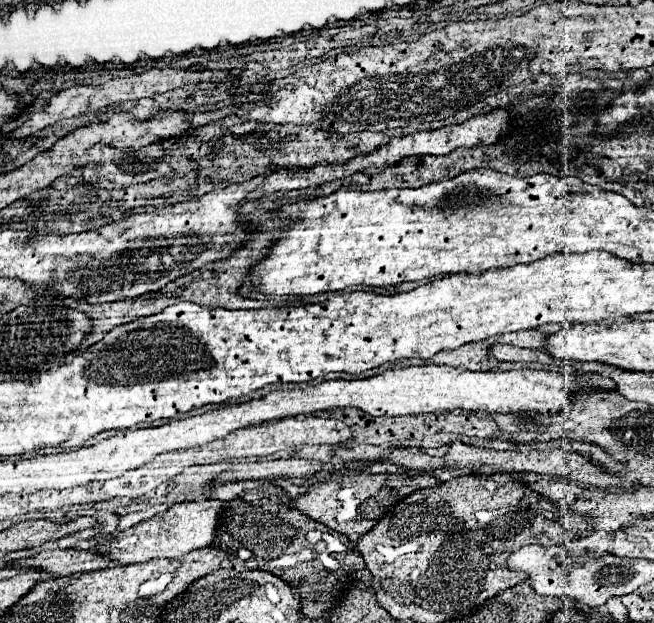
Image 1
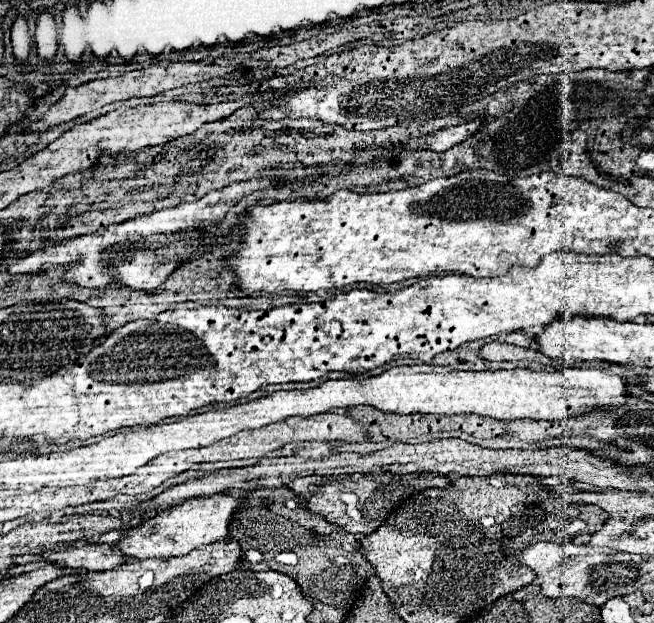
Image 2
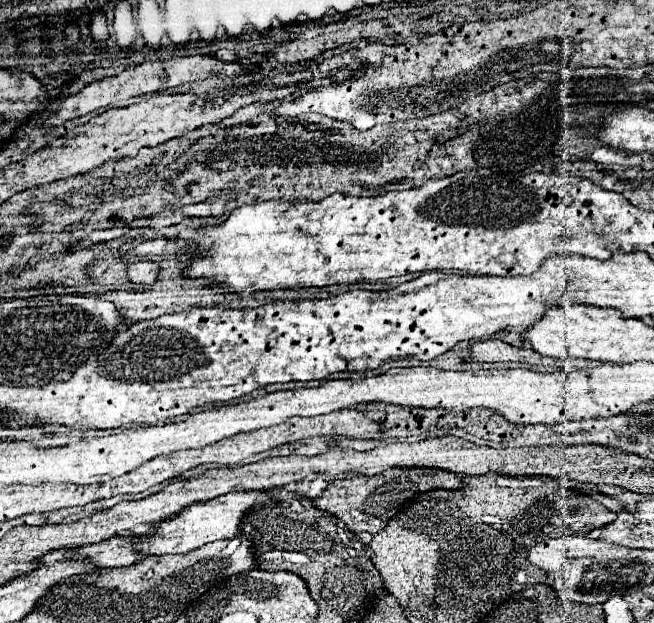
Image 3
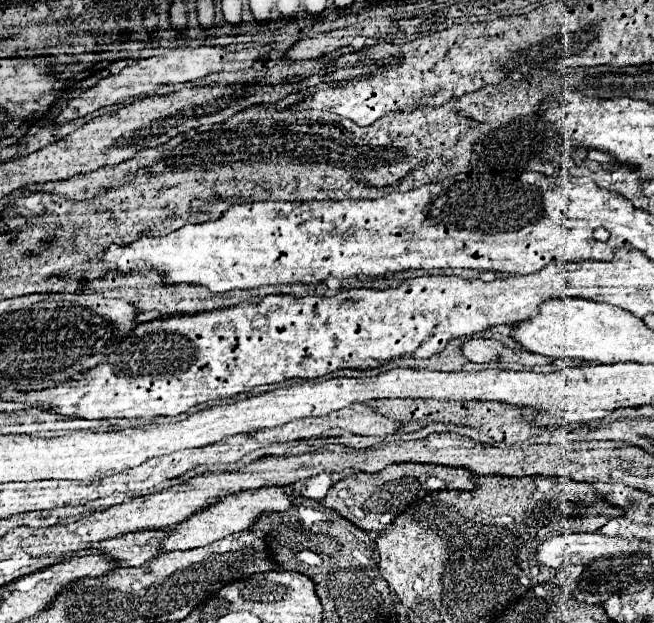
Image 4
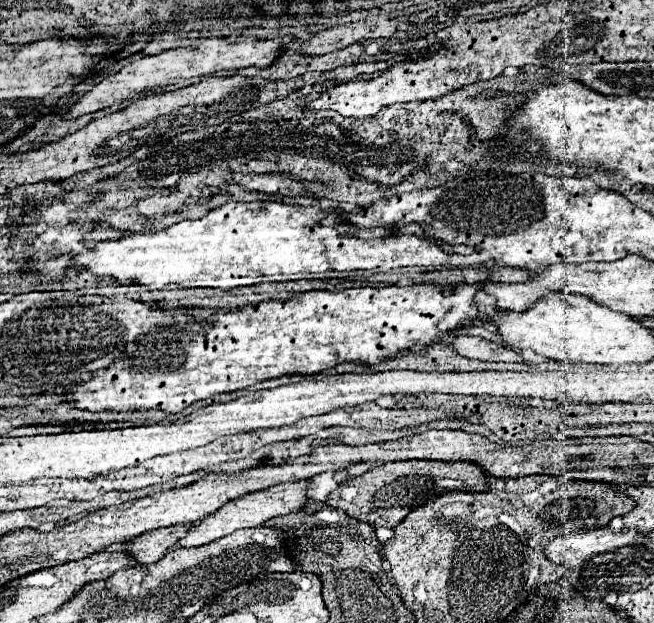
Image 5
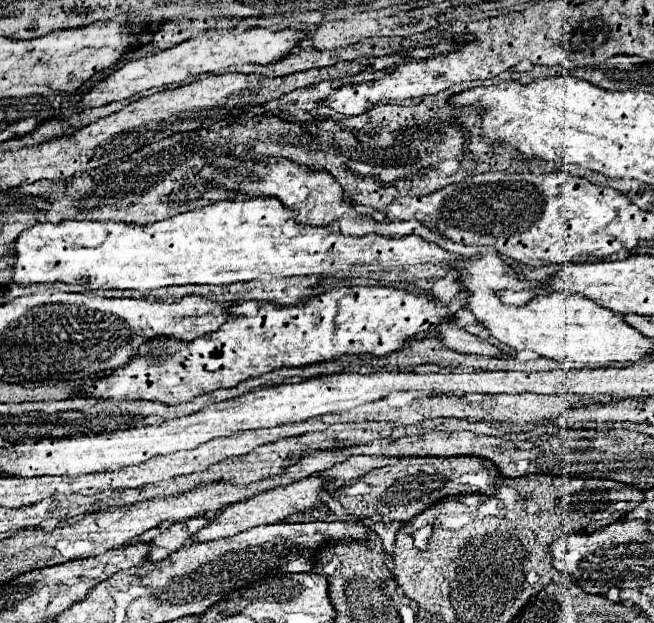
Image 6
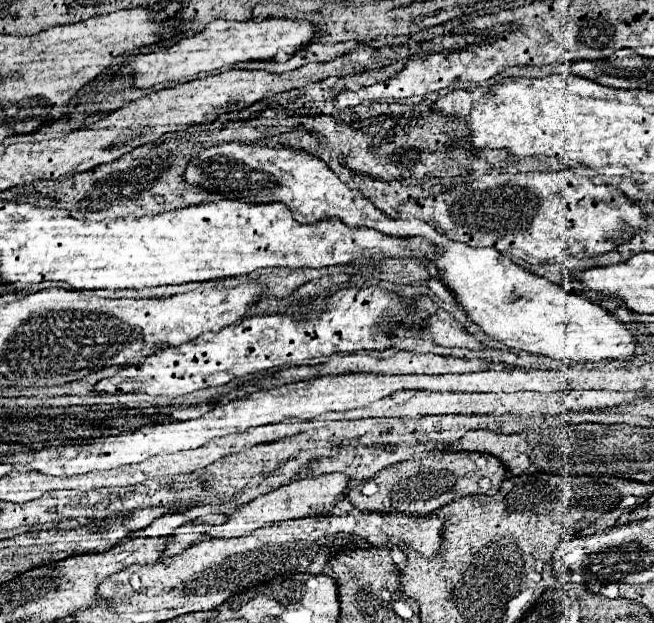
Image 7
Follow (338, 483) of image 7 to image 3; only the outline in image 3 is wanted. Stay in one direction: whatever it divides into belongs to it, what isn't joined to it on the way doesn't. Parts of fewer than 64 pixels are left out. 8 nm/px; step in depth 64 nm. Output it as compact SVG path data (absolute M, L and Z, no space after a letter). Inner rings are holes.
M230 492L214 500L206 500L204 504L190 504L190 508L184 508L182 512L178 512L174 520L162 520L154 524L154 530L150 534L144 534L142 540L134 542L134 550L144 556L186 554L208 542L234 538L238 534L238 524L242 522L242 516L246 514L246 510L250 510L256 504L270 504L270 502L272 500L264 492Z

